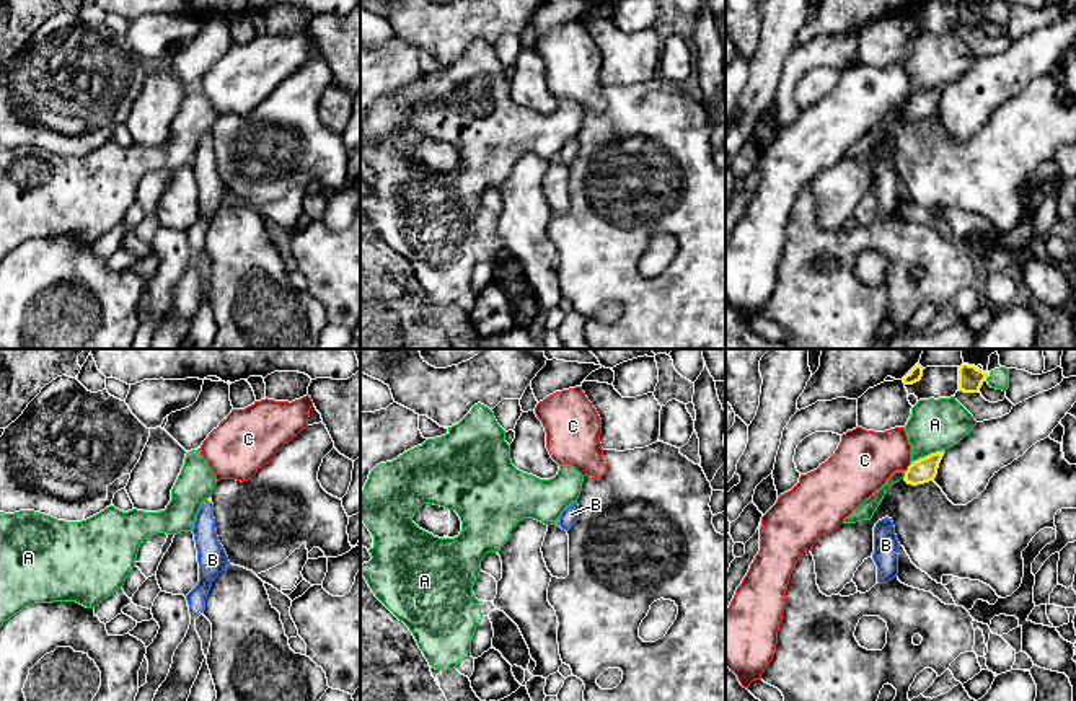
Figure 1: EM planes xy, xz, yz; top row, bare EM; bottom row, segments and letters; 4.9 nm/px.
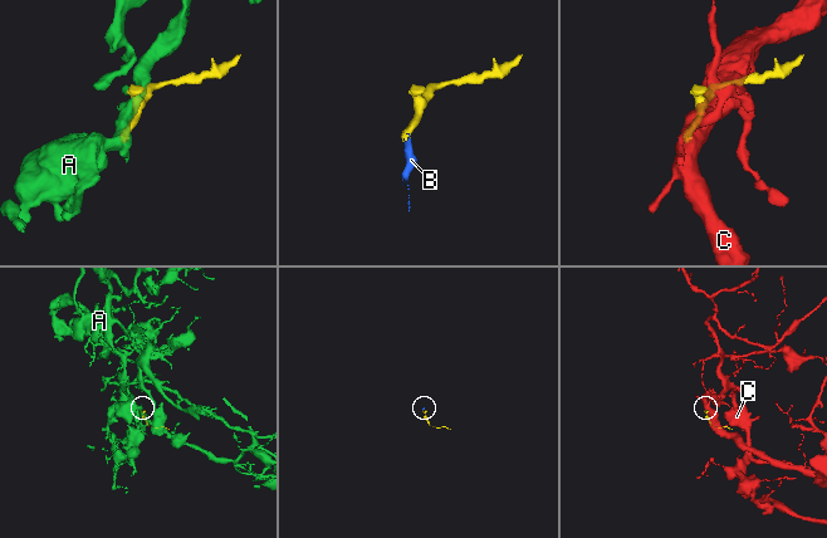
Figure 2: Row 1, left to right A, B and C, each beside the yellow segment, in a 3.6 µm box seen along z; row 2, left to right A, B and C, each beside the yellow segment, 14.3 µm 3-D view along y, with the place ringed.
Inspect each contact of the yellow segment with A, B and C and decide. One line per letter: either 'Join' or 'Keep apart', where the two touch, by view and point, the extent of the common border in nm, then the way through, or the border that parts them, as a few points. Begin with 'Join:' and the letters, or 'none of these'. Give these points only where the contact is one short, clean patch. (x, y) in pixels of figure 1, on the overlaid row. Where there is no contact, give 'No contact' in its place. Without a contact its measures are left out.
Join: B
A: Keep apart. Touches yellow at yz (928, 455). Shared border 180 nm
B: Join. Touches yellow at xy (209, 501). Shared border 40 nm. Path across: xy (209, 499), (209, 501), (209, 550)
C: Keep apart. Touches yellow at yz (908, 468). Shared border 60 nm

